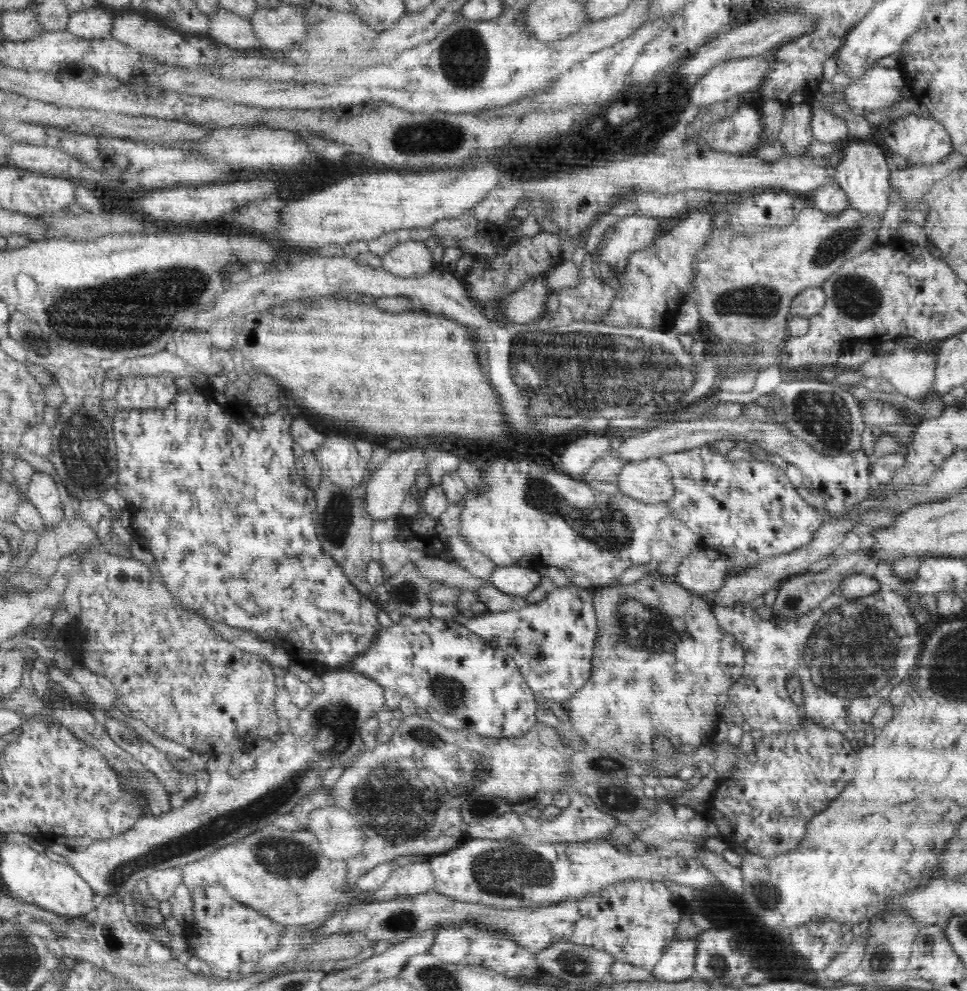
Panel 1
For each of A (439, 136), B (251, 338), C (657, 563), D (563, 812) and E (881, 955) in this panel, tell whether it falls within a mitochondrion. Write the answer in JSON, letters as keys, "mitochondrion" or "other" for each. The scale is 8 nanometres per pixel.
{"A":"mitochondrion","B":"other","C":"other","D":"other","E":"mitochondrion"}

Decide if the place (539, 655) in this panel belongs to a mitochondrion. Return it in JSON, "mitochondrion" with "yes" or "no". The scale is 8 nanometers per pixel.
{"mitochondrion":"no"}

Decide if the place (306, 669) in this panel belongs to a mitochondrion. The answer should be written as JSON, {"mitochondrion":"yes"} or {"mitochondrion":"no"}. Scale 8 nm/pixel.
{"mitochondrion":"no"}

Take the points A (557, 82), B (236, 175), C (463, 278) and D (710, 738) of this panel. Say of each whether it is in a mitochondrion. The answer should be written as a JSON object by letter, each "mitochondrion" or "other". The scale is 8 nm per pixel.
{"A":"other","B":"other","C":"other","D":"other"}

